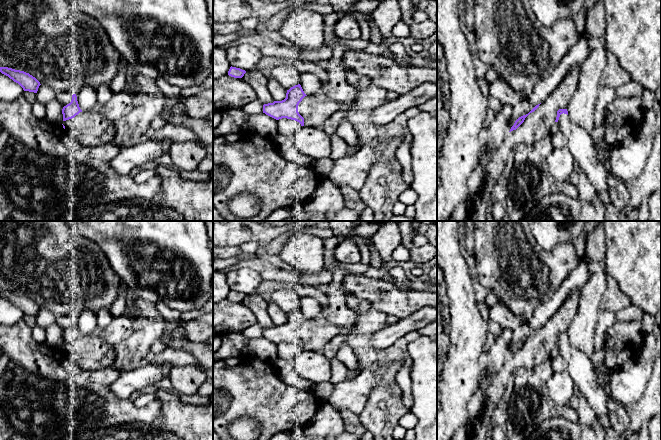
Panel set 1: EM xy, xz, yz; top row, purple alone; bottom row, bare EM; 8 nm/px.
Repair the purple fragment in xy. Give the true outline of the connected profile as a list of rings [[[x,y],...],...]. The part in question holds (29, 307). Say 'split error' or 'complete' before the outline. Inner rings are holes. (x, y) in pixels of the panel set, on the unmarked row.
complete; [[[0,291],[0,296],[18,307],[24,315],[37,317],[38,312],[41,309],[35,301],[24,295]]]

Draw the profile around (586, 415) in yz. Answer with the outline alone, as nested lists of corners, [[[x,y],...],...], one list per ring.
[[[580,398],[578,408],[576,409],[578,415],[578,422],[582,425],[591,426],[597,415],[589,405],[589,403]]]

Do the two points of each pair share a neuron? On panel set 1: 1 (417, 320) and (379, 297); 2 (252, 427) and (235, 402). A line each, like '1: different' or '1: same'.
1: different
2: different

